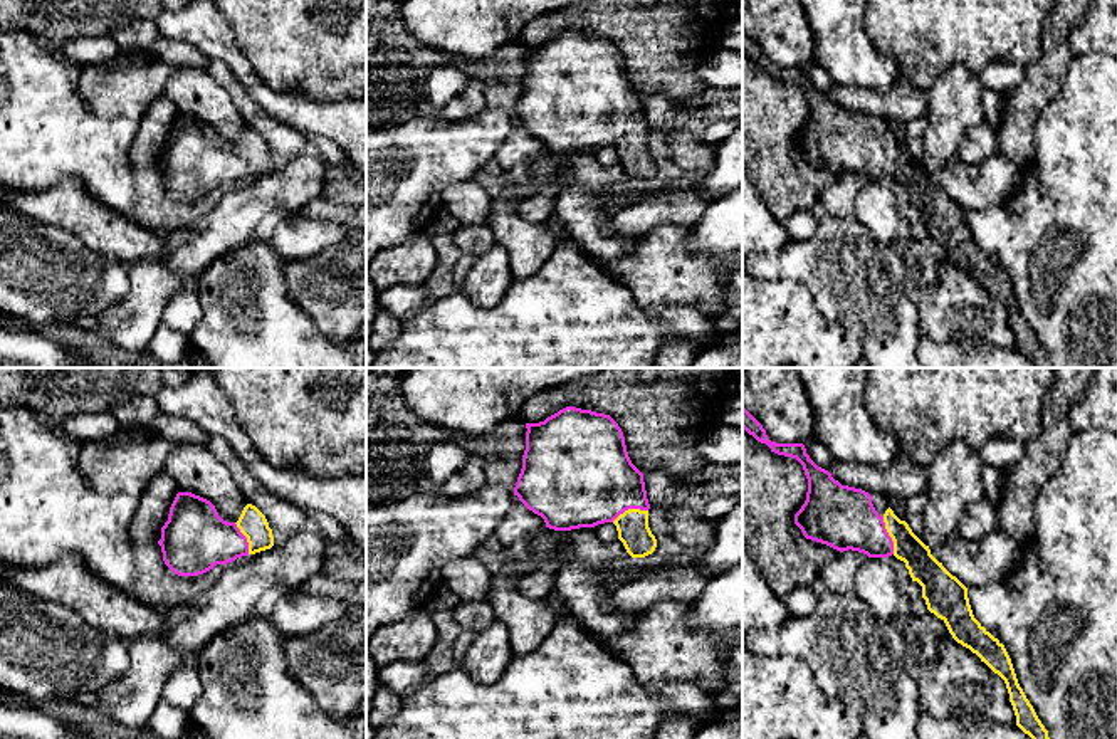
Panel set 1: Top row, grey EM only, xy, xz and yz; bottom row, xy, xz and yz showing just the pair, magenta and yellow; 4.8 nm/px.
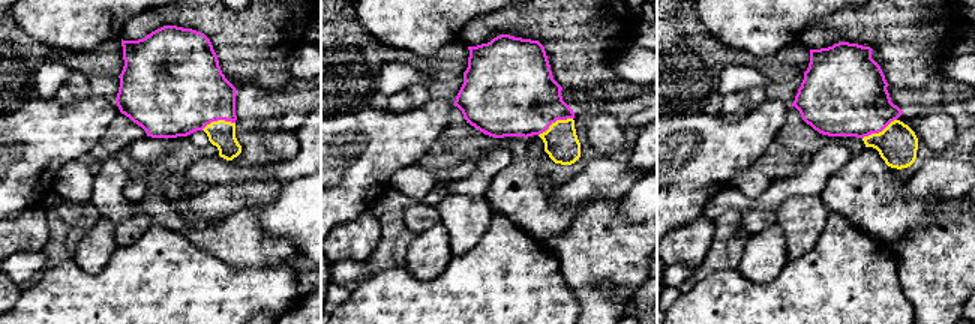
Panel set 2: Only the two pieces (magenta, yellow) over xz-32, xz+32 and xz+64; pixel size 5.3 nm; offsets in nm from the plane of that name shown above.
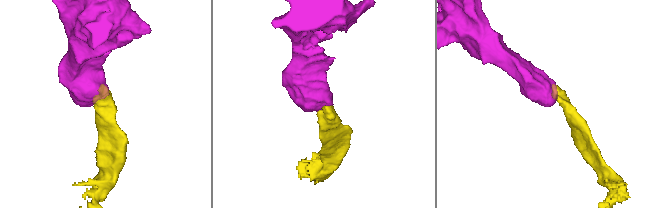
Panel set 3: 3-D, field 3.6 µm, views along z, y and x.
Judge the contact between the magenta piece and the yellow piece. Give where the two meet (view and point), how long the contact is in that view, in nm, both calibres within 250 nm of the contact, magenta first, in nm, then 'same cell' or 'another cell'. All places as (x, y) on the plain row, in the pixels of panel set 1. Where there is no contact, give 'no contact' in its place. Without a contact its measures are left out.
meets magenta in yz at (889, 160); contact 190 nm long; 300 nm thick on the magenta side, 150 nm on the other; same cell

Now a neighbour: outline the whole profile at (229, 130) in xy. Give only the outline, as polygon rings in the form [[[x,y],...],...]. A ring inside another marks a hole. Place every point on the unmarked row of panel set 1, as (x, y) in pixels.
[[[180,66],[166,84],[166,96],[176,104],[180,116],[210,124],[227,146],[239,144],[245,121],[230,94],[207,69]]]

